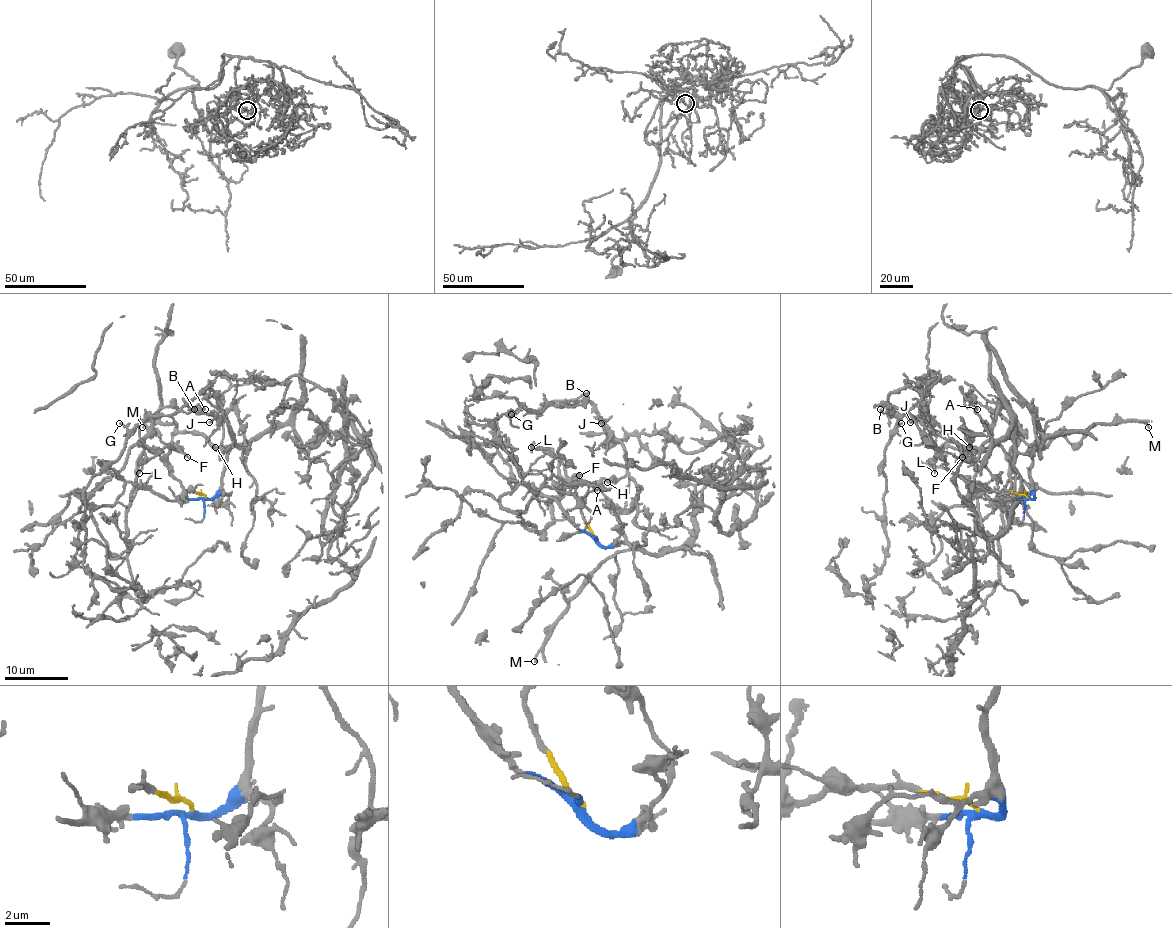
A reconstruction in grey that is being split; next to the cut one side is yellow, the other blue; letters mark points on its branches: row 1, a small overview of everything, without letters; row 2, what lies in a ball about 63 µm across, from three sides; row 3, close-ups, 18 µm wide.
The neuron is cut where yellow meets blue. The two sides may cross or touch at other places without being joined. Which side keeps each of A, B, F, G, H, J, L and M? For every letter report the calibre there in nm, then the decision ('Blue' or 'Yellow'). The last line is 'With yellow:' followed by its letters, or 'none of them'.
A: Thickness 140 nm. Blue
B: Thickness 170 nm. Blue
F: Thickness 170 nm. Yellow
G: Thickness 180 nm. Blue
H: Thickness 320 nm. Blue
J: Thickness 160 nm. Blue
L: Thickness 150 nm. Yellow
M: Thickness 160 nm. Blue
With yellow: F, L

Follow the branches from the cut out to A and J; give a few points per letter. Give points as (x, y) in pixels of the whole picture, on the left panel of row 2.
A: (205, 497), (216, 494), (226, 454), (232, 443), (227, 418), (202, 399), (200, 405), (205, 408)
J: (205, 497), (216, 494), (223, 476), (232, 435), (226, 415), (234, 410), (245, 448), (224, 421), (208, 423)

